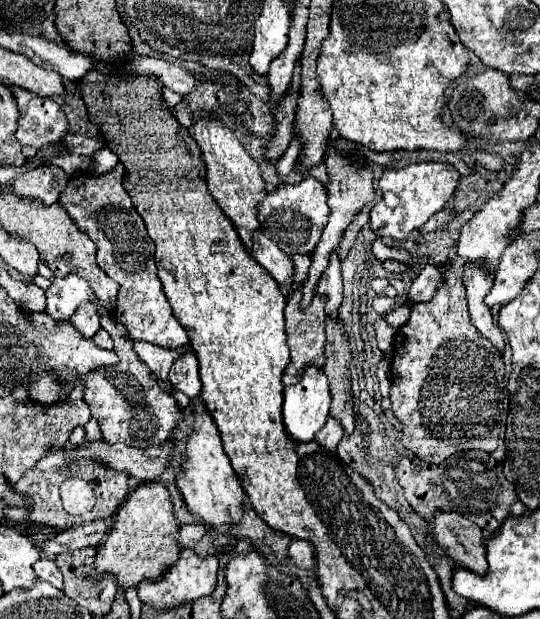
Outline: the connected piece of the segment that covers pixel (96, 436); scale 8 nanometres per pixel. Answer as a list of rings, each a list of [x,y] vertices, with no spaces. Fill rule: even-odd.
[[[91,418],[85,426],[85,434],[87,434],[87,440],[85,442],[95,442],[95,440],[101,440],[101,428],[99,428],[99,422],[95,418]]]

